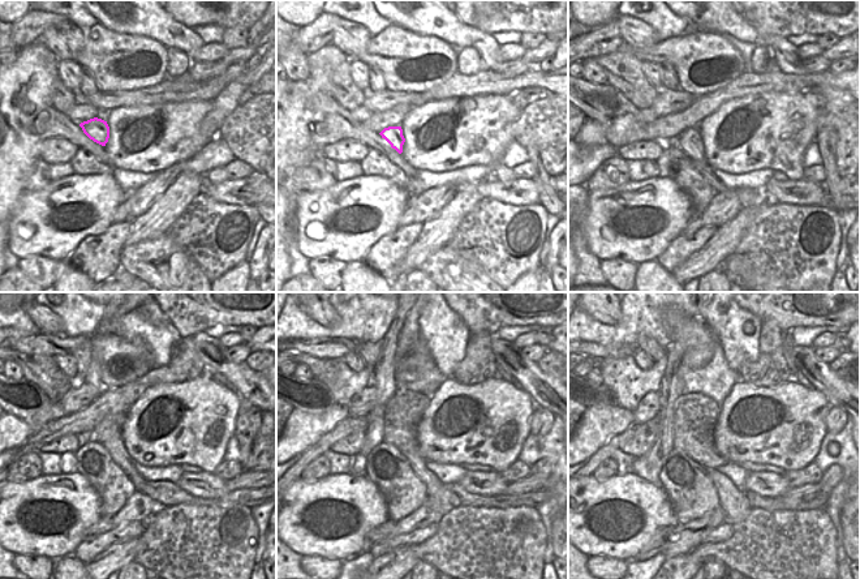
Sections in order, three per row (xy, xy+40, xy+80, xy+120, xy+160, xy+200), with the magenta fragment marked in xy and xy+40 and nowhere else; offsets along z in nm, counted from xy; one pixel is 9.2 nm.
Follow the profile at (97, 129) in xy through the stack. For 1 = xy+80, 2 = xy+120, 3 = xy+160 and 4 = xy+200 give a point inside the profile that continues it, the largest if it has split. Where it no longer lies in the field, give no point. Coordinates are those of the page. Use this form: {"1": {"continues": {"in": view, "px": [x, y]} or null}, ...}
{"1": {"continues": {"in": "xy+80", "px": [689, 141]}}, "2": {"continues": {"in": "xy+120", "px": [115, 446]}}, "3": {"continues": {"in": "xy+160", "px": [441, 498]}}, "4": {"continues": {"in": "xy+200", "px": [735, 504]}}}

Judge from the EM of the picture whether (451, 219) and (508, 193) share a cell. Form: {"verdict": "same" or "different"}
{"verdict": "different"}

